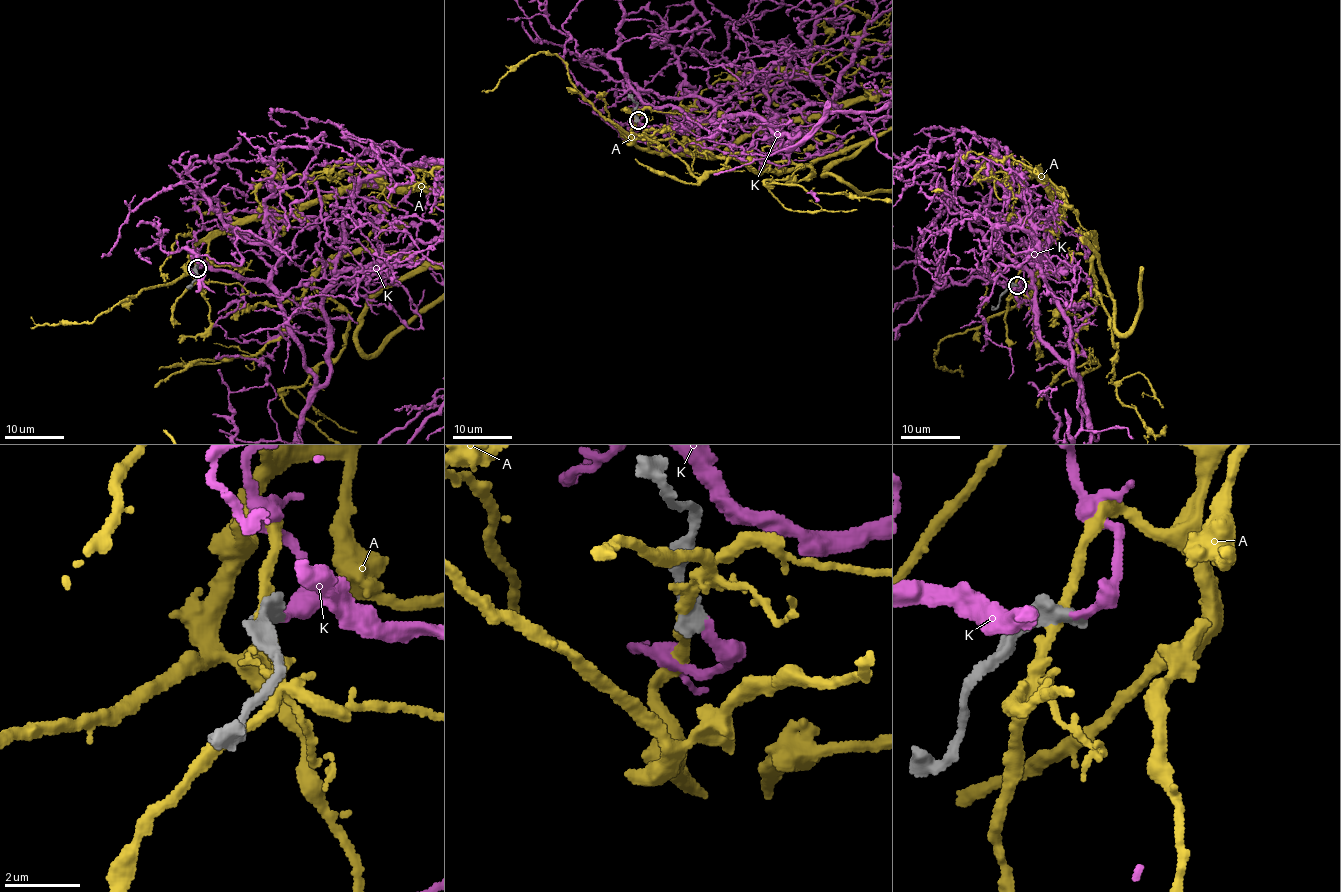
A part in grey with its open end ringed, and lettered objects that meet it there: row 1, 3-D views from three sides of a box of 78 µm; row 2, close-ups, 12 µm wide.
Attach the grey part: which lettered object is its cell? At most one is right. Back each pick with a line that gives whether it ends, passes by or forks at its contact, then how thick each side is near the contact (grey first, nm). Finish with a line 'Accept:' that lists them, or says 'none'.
K: It ends there. Thickness 500 nm (grey) against 220 nm
Accept: K

